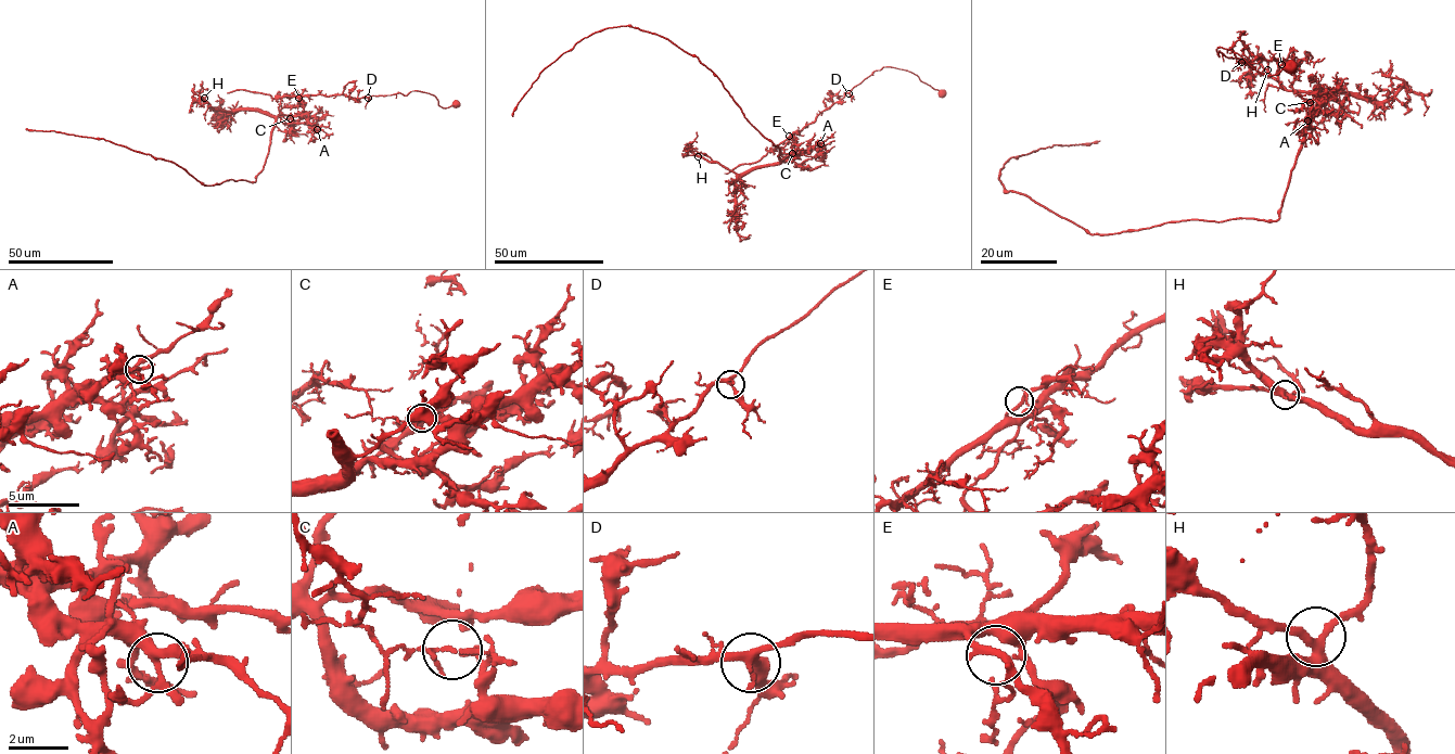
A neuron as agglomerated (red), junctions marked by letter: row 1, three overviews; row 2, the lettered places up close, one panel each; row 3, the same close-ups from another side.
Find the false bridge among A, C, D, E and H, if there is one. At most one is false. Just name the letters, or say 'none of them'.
C

